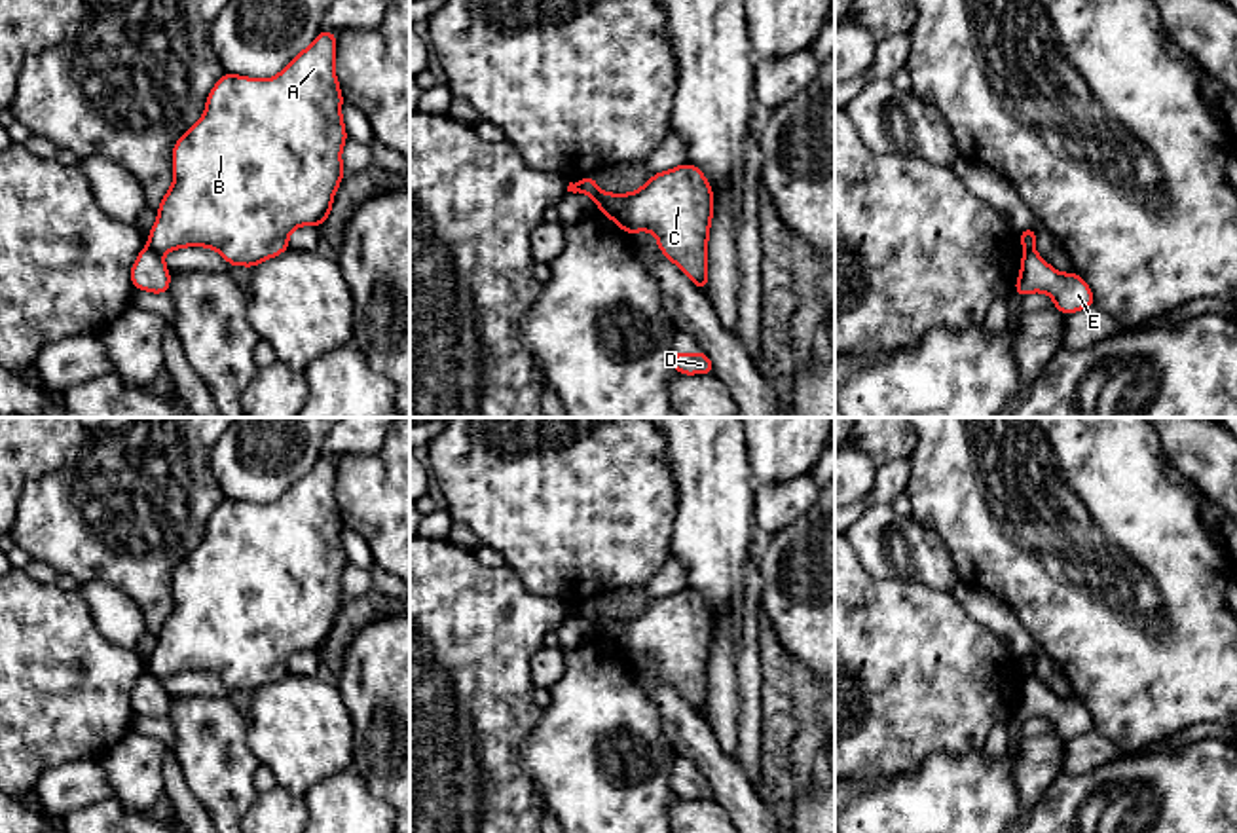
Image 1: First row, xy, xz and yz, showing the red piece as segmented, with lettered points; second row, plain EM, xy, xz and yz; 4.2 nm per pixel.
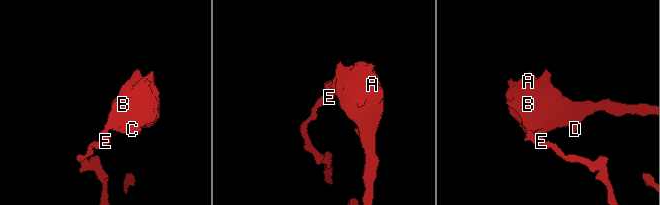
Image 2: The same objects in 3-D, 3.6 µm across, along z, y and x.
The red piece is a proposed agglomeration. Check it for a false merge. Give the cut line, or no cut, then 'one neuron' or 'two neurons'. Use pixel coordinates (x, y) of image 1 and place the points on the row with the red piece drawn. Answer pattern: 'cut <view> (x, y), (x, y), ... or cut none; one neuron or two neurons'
cut xy (148, 245), (162, 257); two neurons

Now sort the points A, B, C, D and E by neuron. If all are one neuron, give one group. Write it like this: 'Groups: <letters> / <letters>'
Groups: A B C D / E

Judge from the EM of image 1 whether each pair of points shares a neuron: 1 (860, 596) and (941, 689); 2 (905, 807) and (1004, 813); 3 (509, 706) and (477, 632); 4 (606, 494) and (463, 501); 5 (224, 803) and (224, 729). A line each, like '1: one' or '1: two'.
1: one
2: one
3: one
4: one
5: one

